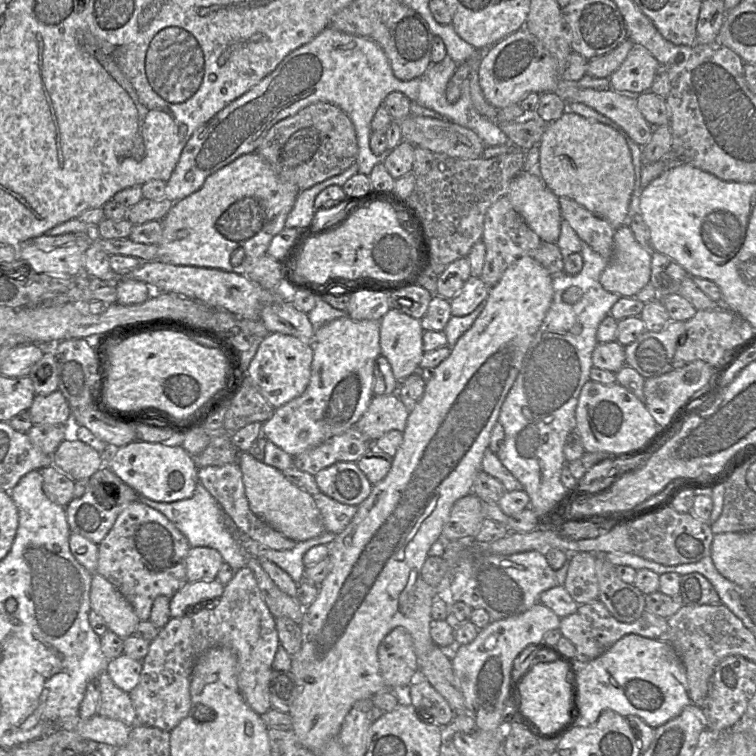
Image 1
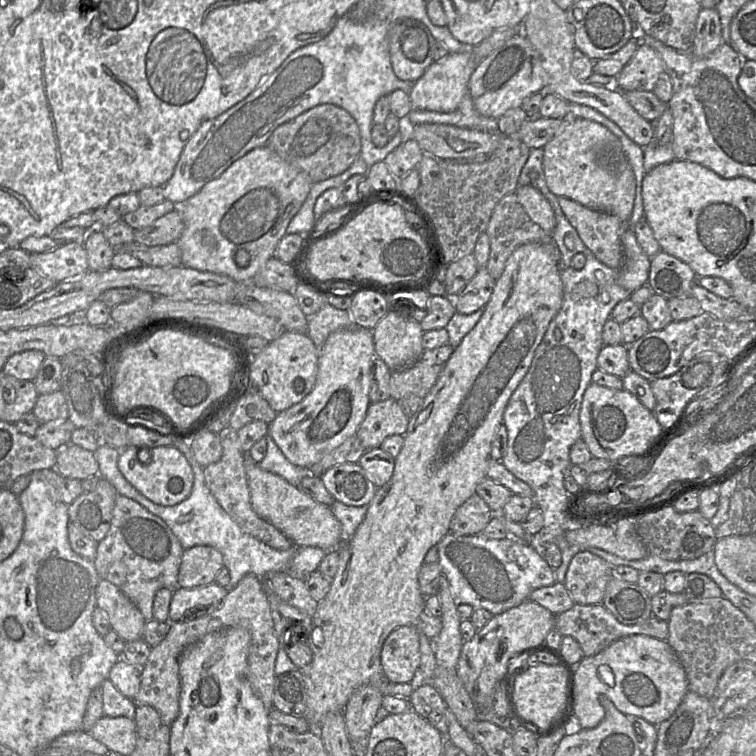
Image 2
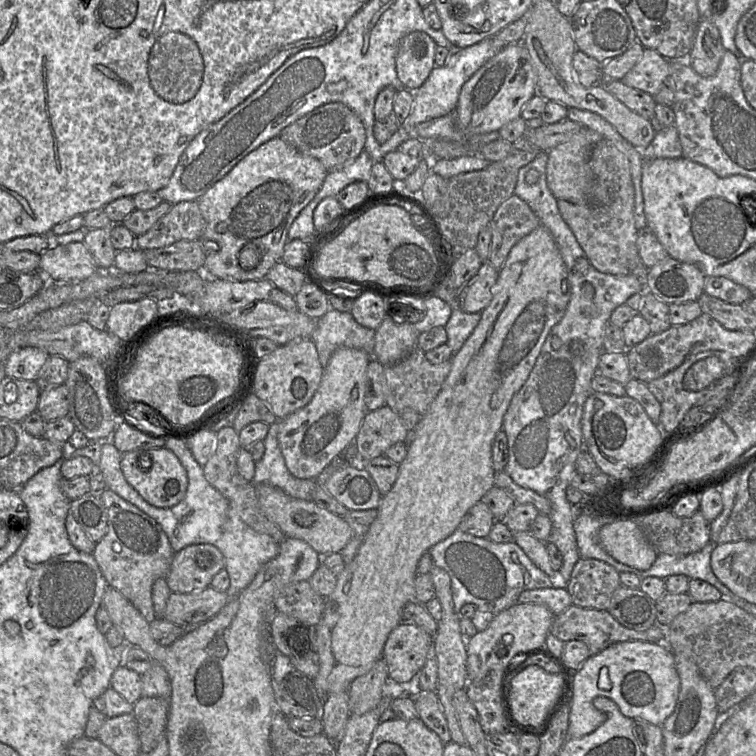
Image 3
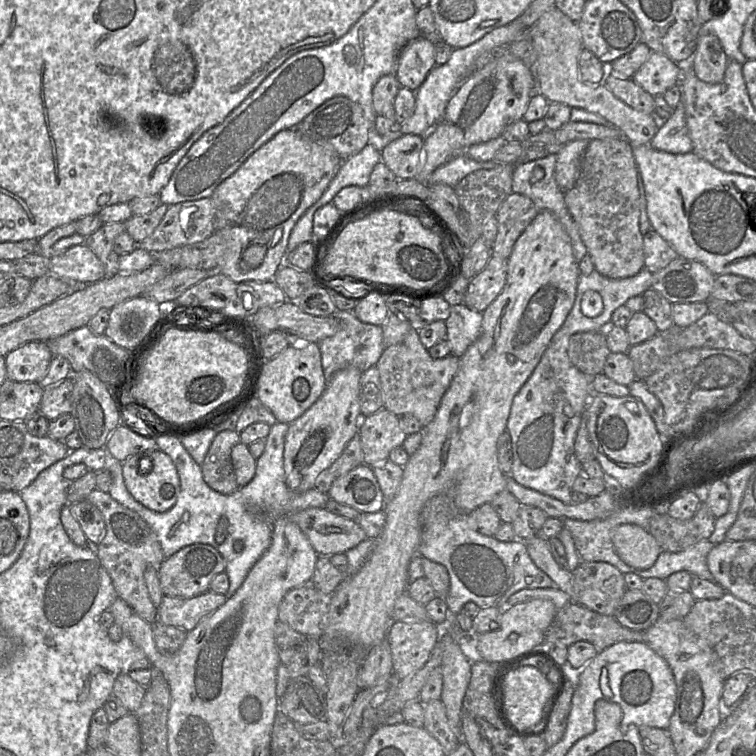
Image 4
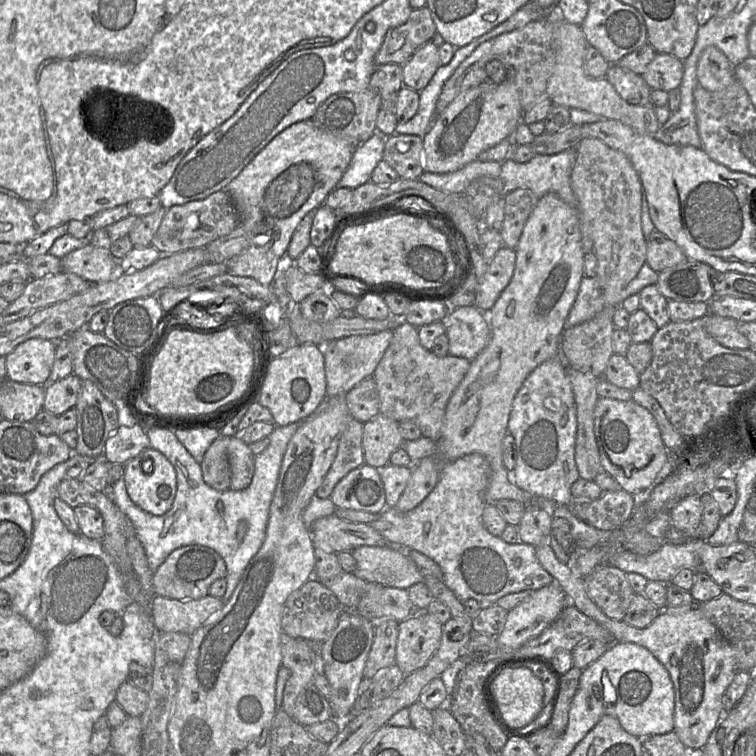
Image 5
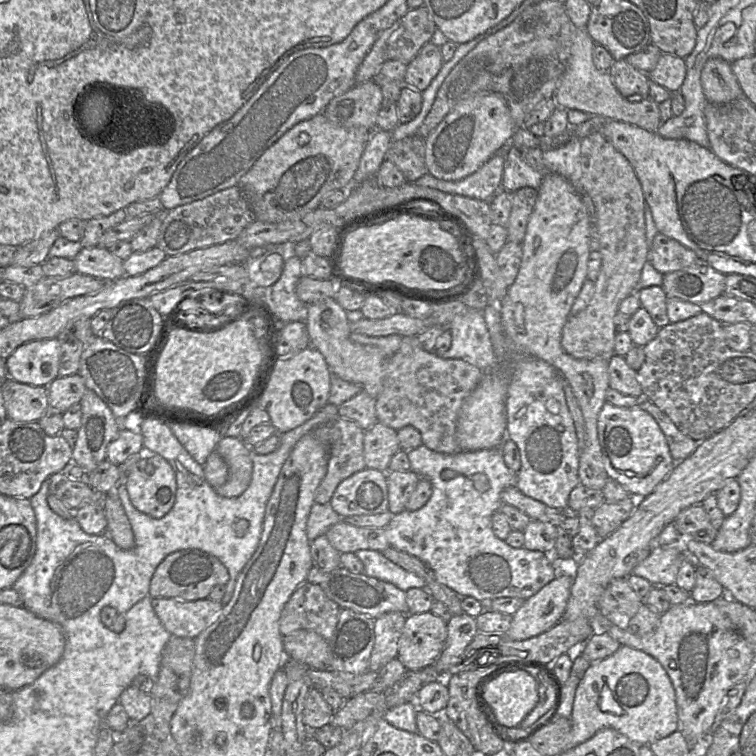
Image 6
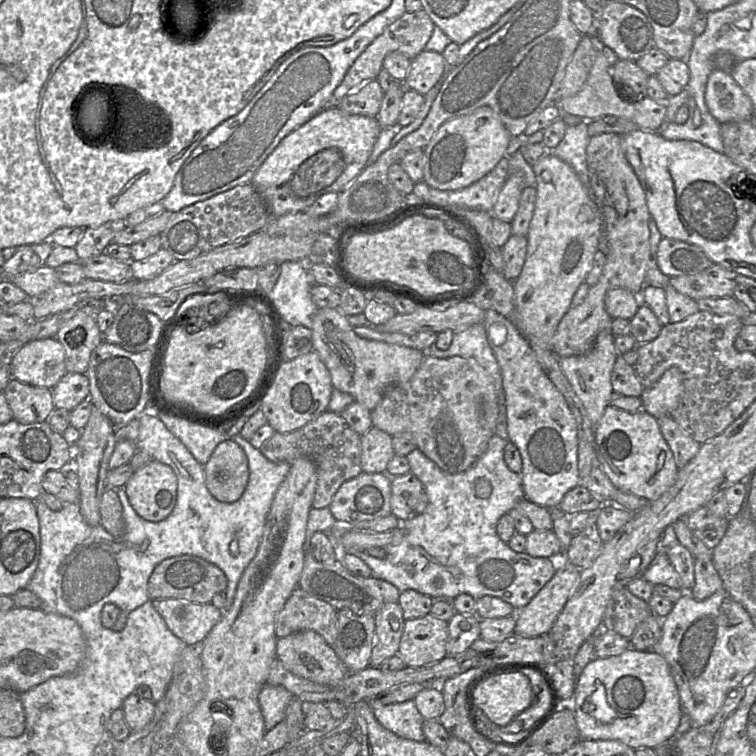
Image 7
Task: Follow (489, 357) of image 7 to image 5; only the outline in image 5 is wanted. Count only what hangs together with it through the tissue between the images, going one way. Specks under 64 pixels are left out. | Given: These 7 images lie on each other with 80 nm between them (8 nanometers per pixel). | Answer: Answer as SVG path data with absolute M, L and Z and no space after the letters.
M475 306L451 308L441 322L449 340L449 356L473 361L490 341L487 314Z

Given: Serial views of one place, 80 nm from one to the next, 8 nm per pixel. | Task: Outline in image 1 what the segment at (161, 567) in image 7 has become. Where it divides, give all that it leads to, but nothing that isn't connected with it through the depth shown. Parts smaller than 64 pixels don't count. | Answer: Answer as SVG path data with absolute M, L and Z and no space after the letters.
M191 547L185 560L187 582L212 581L223 564L220 553L209 547Z

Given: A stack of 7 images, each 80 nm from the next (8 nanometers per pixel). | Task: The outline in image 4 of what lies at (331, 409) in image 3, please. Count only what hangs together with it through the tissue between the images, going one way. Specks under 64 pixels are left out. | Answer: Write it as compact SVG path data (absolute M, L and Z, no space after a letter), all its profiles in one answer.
M356 367L337 371L318 400L289 424L284 444L284 472L285 483L292 492L303 493L314 488L318 475L332 465L359 430L361 375Z

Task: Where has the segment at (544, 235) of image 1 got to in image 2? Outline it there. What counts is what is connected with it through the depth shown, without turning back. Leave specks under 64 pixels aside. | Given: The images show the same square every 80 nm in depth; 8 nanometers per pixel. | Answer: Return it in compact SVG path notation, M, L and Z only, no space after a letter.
M518 185L515 195L530 219L551 234L556 225L554 211L540 191L530 185Z

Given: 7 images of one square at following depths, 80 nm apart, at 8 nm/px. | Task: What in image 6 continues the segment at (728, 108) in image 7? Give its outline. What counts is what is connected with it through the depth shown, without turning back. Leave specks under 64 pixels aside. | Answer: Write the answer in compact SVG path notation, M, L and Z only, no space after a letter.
M715 57L705 63L701 84L708 102L725 104L743 96L743 91L731 69L731 63Z

